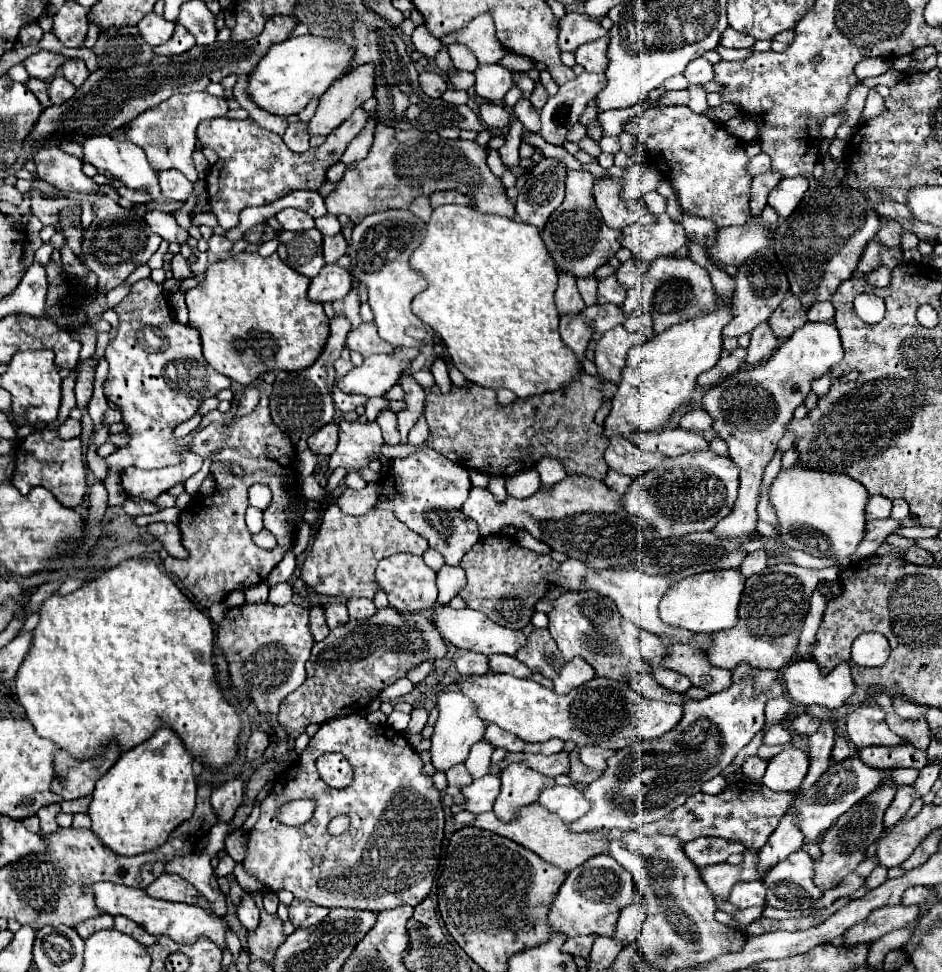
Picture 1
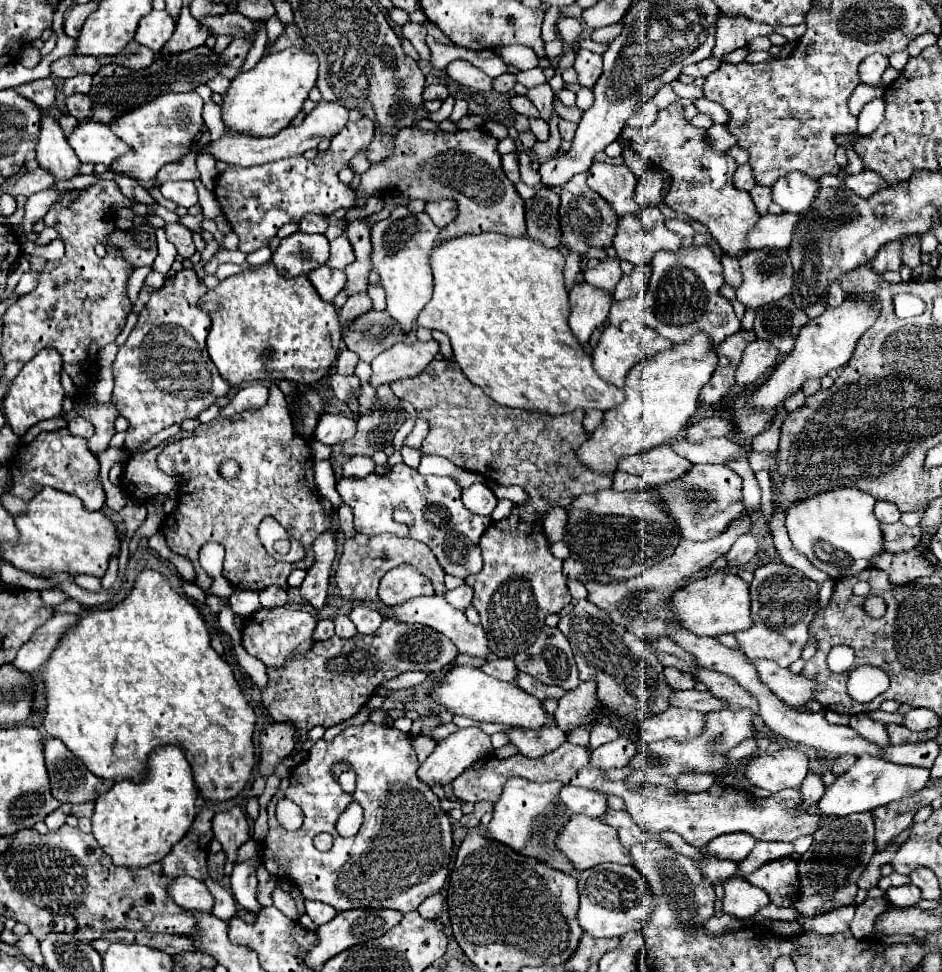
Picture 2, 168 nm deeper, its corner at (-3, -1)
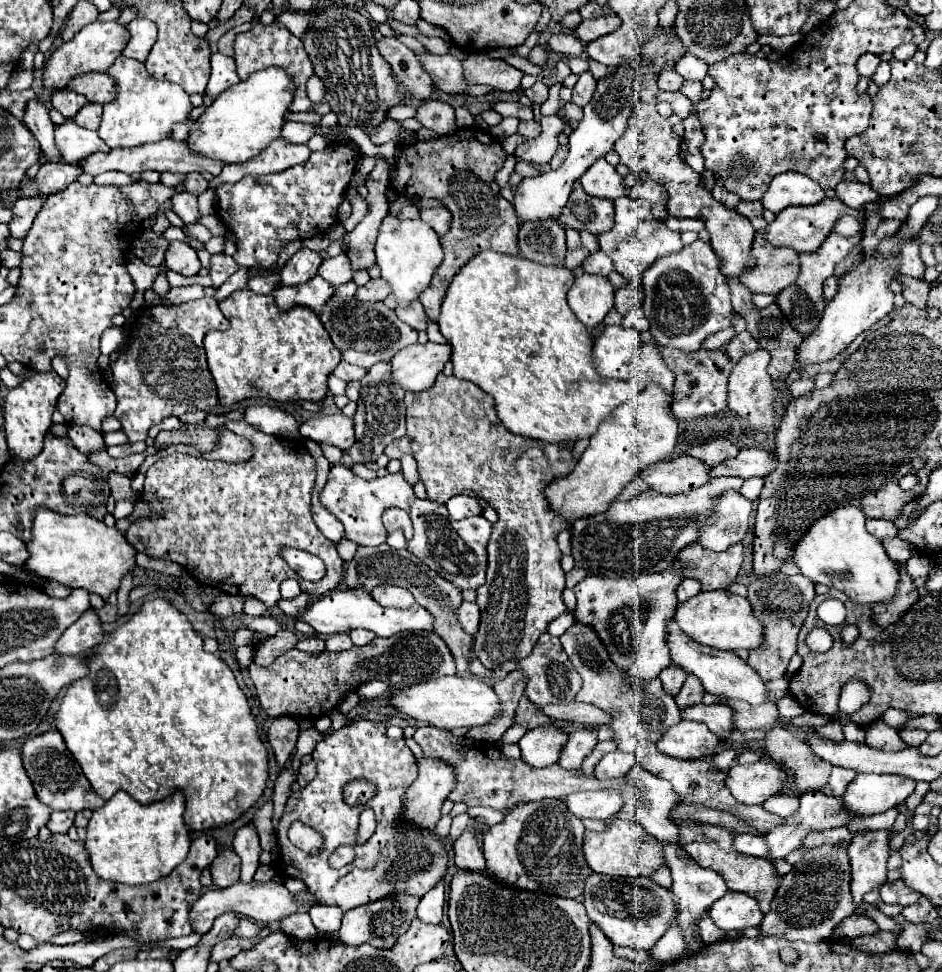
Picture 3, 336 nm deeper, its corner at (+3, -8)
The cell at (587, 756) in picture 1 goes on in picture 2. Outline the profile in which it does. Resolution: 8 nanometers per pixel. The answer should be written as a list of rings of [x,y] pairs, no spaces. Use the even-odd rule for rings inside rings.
[[[618,737],[616,741],[610,741],[594,749],[590,761],[594,767],[608,771],[608,769],[626,767],[634,755],[636,755],[636,745],[632,741],[626,741],[624,737]]]

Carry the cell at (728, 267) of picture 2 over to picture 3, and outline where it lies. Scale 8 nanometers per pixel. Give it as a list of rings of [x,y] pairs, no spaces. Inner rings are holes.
[[[728,278],[728,286],[730,286],[730,294],[732,294],[732,306],[736,312],[740,312],[746,322],[748,322],[748,332],[754,336],[754,340],[758,340],[758,344],[770,352],[772,360],[770,360],[770,366],[768,366],[768,372],[772,376],[772,380],[786,380],[788,374],[794,370],[796,366],[796,350],[798,350],[798,344],[802,344],[804,336],[800,336],[800,332],[794,332],[794,328],[790,326],[790,322],[786,320],[786,316],[782,316],[782,310],[778,308],[778,304],[770,304],[768,308],[754,308],[750,304],[750,298],[746,300],[746,296],[750,296],[750,292],[736,280],[736,278]]]

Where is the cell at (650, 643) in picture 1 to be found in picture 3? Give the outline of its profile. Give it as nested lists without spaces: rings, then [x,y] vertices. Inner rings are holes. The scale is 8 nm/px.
[[[686,676],[686,684],[682,686],[680,694],[676,696],[676,704],[678,708],[686,708],[686,706],[692,706],[692,704],[698,704],[702,702],[702,696],[704,696],[704,688],[702,688],[702,682],[696,678],[696,676]]]

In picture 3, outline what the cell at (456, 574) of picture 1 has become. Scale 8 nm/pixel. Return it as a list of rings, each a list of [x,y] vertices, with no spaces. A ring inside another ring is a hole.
[[[462,602],[456,616],[458,616],[460,626],[462,626],[470,636],[474,636],[476,630],[478,630],[478,622],[480,622],[480,610],[478,610],[476,602]]]

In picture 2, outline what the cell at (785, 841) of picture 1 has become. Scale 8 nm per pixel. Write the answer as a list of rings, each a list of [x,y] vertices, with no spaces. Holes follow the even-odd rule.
[[[808,773],[808,777],[804,779],[804,783],[802,783],[802,787],[800,787],[800,795],[802,795],[802,809],[806,811],[812,803],[818,803],[820,801],[820,797],[824,795],[824,783],[822,783],[822,779],[820,779],[820,775],[816,775],[816,773]]]

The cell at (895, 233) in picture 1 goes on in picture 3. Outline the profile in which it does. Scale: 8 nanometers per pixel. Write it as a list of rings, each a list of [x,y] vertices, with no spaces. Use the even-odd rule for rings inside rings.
[[[906,242],[900,248],[900,274],[904,276],[912,276],[912,278],[922,278],[926,266],[922,264],[920,256],[918,256],[918,242]]]

